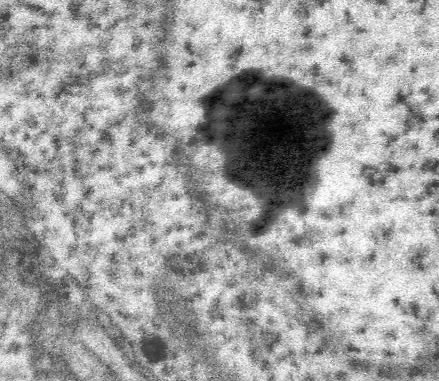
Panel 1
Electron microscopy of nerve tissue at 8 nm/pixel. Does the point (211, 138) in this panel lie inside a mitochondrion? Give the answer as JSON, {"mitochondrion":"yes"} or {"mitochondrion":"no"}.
{"mitochondrion":"yes"}

